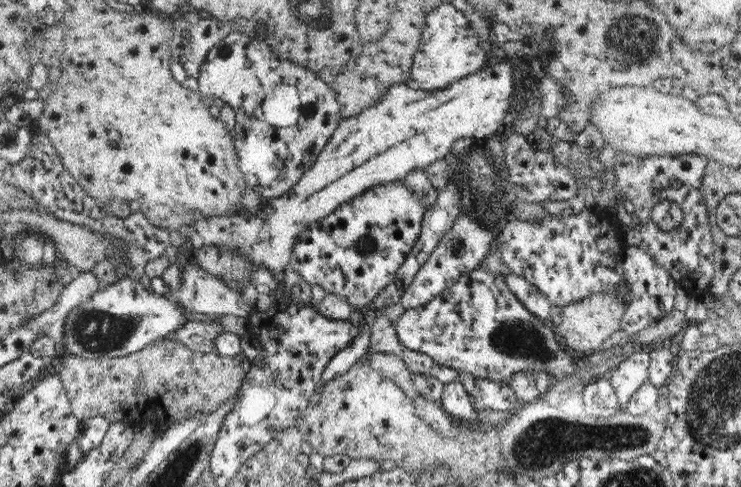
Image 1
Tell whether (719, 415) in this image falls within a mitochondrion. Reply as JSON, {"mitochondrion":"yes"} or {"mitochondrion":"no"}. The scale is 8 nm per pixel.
{"mitochondrion":"yes"}

